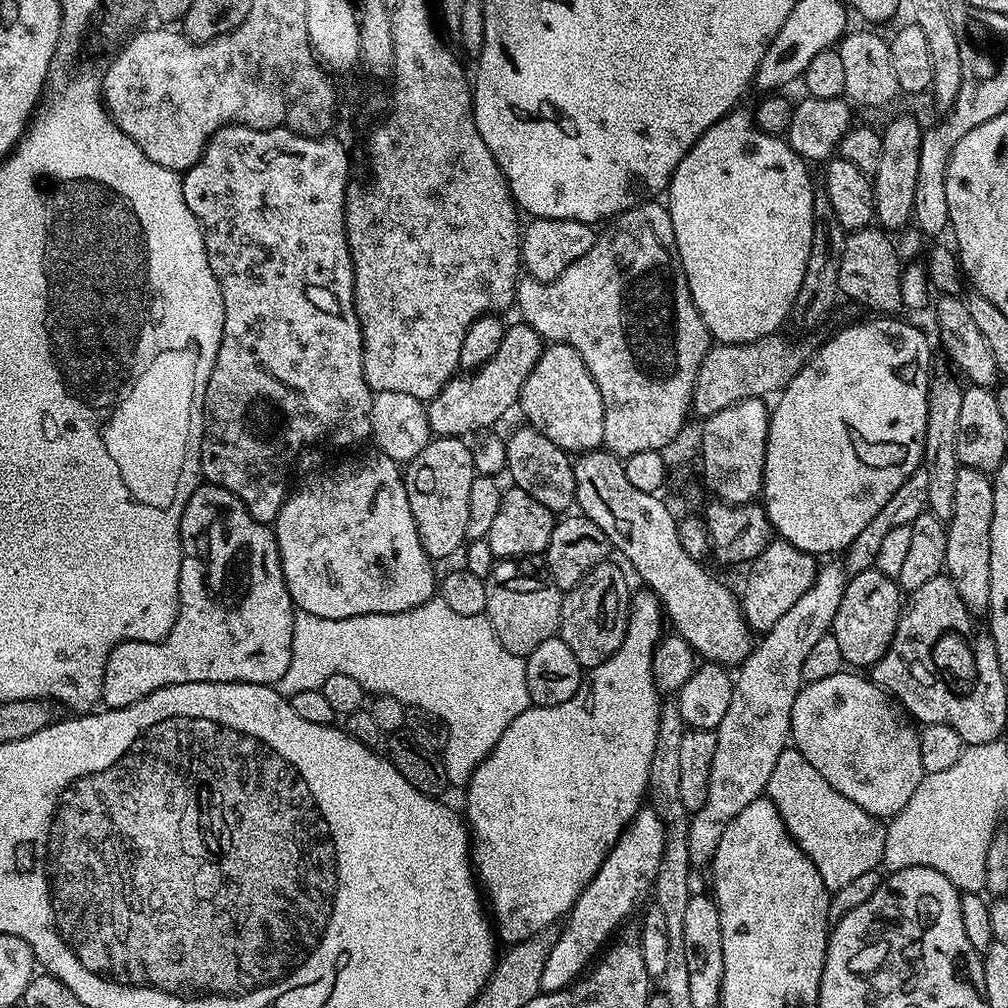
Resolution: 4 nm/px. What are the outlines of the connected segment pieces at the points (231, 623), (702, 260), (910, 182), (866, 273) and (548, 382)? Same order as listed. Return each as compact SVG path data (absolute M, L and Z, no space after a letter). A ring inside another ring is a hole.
M201 483L190 494L180 523L180 613L164 640L154 644L124 640L108 655L100 698L105 709L128 708L168 684L266 684L274 686L286 674L292 657L296 612L282 570L275 531L260 524L230 490Z
M733 110L717 124L710 126L698 138L698 142L688 151L686 158L678 162L672 180L666 189L666 207L670 214L670 222L674 222L674 242L680 255L680 261L686 274L686 282L690 286L690 294L694 298L694 306L698 306L698 314L702 314L702 322L706 322L708 333L717 344L745 344L758 338L779 333L780 328L791 317L792 307L798 298L798 290L802 290L802 278L806 275L806 262L810 259L810 242L814 238L814 185L808 173L809 165L788 145L787 139L766 134L756 124L755 115L751 111Z
M896 116L889 124L888 129L883 129L882 135L882 163L878 165L878 170L874 174L872 180L872 189L874 190L874 202L876 203L875 223L881 229L887 230L889 233L896 234L901 230L909 227L910 221L913 219L915 210L914 196L915 186L918 185L918 158L919 150L922 145L922 138L925 129L920 126L919 122L912 116Z
M876 226L858 228L848 232L846 250L842 250L842 270L838 270L838 286L841 297L854 300L864 308L869 308L872 314L896 314L902 308L900 293L900 276L902 261L896 253L893 237L887 231Z
M549 343L543 349L537 364L526 378L522 386L519 410L524 411L527 423L546 438L554 442L555 446L561 448L567 454L583 454L599 449L604 443L604 407L602 406L602 394L590 374L586 370L586 362L582 362L582 354L574 350L568 344Z

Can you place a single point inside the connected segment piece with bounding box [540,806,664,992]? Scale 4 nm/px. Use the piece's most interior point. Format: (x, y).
(625, 879)

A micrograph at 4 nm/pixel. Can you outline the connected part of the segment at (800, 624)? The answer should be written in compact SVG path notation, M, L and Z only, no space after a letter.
M828 564L819 569L816 573L816 581L770 626L770 630L759 637L758 643L753 647L752 652L739 665L737 674L734 676L733 694L730 698L730 706L727 707L726 716L714 731L718 738L718 747L714 749L714 762L710 762L710 782L706 790L706 802L702 810L691 813L688 822L688 845L690 846L690 858L693 865L707 865L712 855L718 850L718 842L725 832L726 826L750 802L761 799L765 795L770 774L774 774L774 766L778 766L778 758L783 754L784 749L789 747L790 733L792 730L792 707L794 698L800 692L802 681L802 662L806 662L806 654L818 643L818 638L829 635L832 631L834 614L838 614L838 606L844 597L844 588L848 585L850 576L845 565Z

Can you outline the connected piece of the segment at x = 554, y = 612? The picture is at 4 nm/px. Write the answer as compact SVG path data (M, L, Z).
M500 558L490 570L486 586L484 611L494 634L506 650L527 658L546 638L557 635L562 618L564 592L543 567L528 558Z

